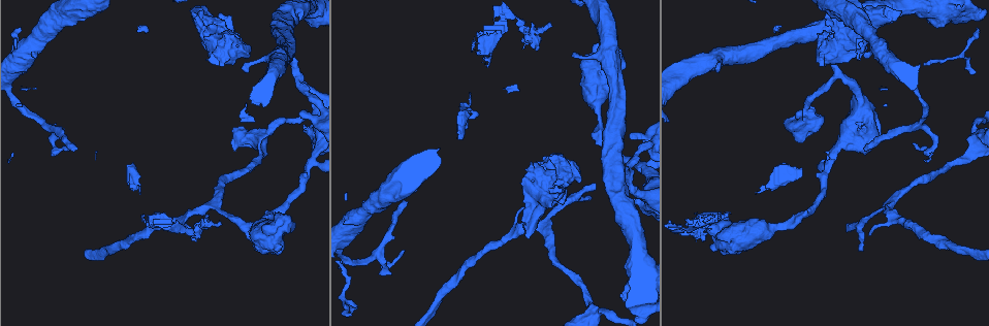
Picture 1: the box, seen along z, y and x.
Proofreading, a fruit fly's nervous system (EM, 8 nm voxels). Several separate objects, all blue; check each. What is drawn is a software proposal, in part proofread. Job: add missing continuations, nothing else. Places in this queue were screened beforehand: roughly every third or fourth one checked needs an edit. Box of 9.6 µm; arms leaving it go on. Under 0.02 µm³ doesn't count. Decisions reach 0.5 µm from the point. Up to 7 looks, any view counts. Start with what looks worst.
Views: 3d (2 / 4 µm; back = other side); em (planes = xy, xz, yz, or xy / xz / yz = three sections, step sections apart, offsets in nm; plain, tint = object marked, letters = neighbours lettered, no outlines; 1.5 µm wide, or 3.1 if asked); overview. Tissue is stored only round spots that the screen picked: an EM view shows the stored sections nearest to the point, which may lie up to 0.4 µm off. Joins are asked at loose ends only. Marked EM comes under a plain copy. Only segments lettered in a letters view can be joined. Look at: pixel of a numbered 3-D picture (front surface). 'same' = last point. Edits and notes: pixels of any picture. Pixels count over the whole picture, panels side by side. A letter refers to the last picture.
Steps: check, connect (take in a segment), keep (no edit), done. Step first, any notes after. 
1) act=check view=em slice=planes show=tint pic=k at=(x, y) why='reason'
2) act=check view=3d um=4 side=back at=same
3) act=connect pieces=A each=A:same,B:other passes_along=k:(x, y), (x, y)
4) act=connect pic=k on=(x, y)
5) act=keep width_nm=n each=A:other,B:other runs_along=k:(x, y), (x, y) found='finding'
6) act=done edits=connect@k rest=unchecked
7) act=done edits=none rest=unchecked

act=check view=3d um=2 pic=1 at=(865, 147)

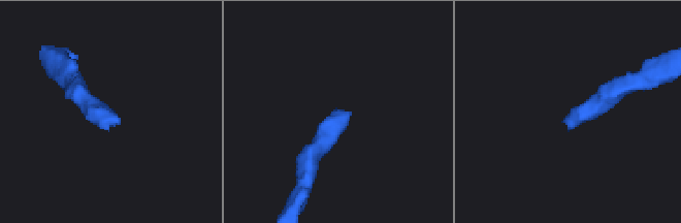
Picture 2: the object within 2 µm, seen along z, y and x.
act=check view=em slice=planes show=letters pic=2 at=(566, 123) why='need the tissue'

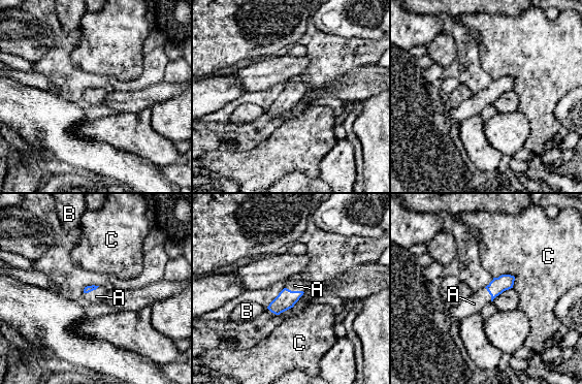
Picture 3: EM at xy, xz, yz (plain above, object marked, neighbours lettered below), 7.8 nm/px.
act=connect pieces=A longest_contact=C:180nm each=A:same,B:other,C:other found='the neuron continues'

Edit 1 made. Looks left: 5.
act=check view=overview

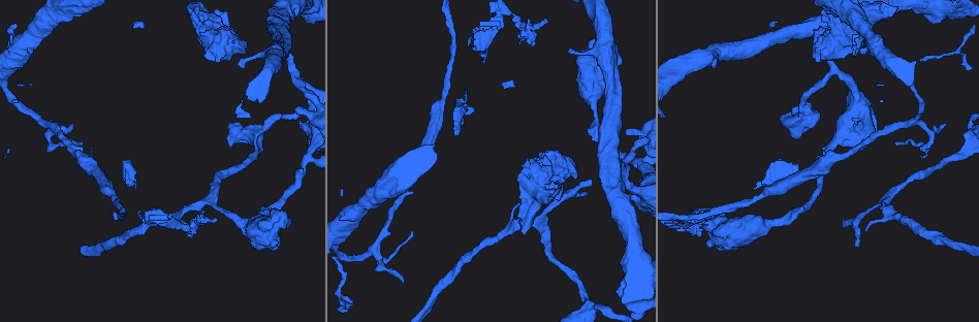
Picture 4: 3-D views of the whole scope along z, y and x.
act=check view=3d um=2 pic=4 at=(845, 226) why='free end'

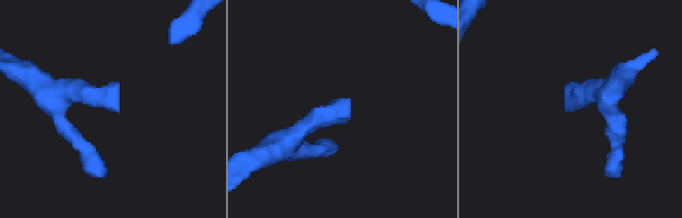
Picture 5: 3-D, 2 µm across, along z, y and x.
act=check view=em slice=planes show=letters pic=5 at=(118, 112) why='shape alone is not enough'

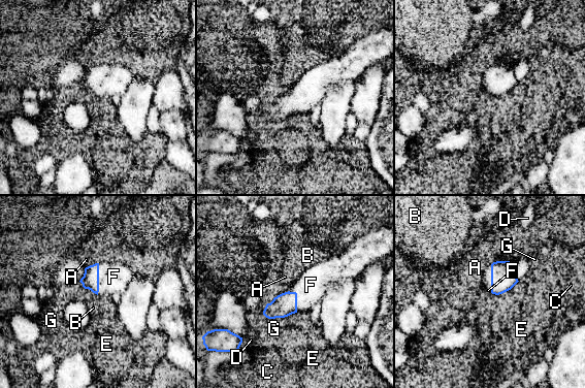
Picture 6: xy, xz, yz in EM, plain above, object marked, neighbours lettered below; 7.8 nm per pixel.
act=connect pieces=F each=A:other,B:other,C:other,D:other,E:other,F:same,G:other found='the neuron continues'

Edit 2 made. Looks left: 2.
act=check view=em slice=planes show=tint pic=4 at=(241, 68) why='free end'

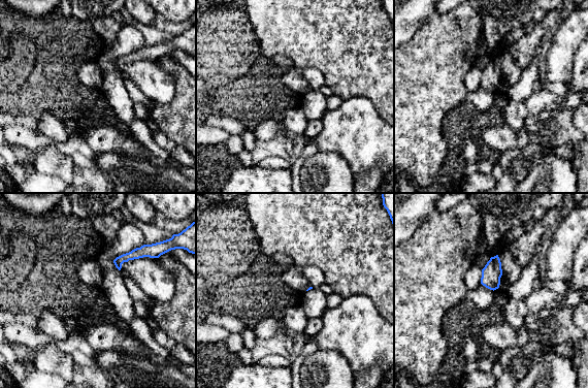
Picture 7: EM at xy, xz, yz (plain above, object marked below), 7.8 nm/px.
act=check view=em slice=planes show=letters at=same

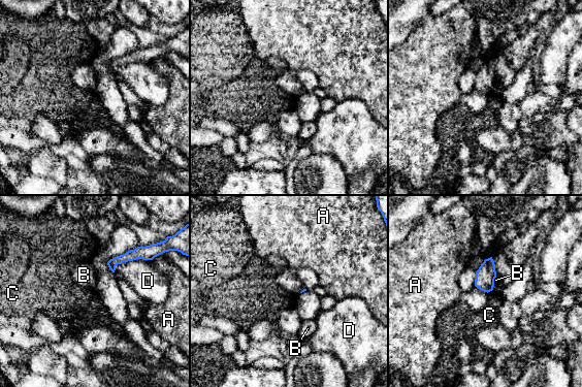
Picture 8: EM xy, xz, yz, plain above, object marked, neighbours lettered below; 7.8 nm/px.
act=keep each=A:other,B:other,C:other,D:other runs_along=8:(143, 256), (130, 255), (110, 264) found='no lettered segment goes on from it'

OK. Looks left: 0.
act=done edits=connect@3,connect@6 rest=unchecked

